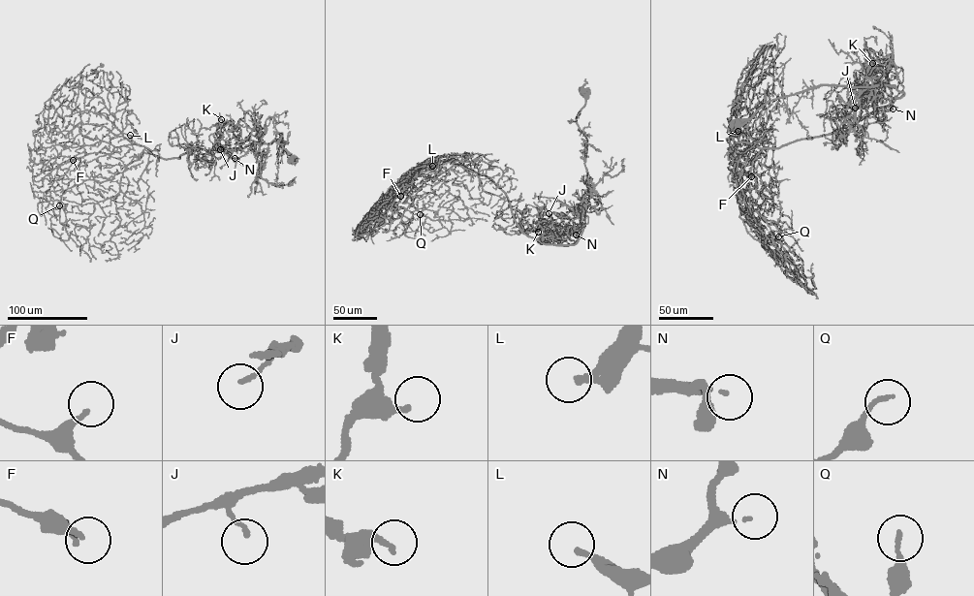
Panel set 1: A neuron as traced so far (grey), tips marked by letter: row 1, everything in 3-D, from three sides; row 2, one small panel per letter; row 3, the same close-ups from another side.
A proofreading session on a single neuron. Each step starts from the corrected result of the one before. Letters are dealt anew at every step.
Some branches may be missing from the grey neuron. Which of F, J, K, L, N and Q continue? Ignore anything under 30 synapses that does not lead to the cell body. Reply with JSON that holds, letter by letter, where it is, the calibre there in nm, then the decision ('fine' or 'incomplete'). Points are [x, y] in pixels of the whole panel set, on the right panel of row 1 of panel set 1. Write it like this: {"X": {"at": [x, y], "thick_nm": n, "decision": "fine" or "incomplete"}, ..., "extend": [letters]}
{"F": {"at": [751, 176], "thick_nm": 260, "decision": "fine"}, "J": {"at": [855, 108], "thick_nm": 130, "decision": "fine"}, "K": {"at": [872, 63], "thick_nm": 190, "decision": "fine"}, "L": {"at": [738, 131], "thick_nm": 240, "decision": "fine"}, "N": {"at": [893, 109], "thick_nm": 110, "decision": "incomplete"}, "Q": {"at": [778, 236], "thick_nm": 120, "decision": "fine"}, "extend": ["N"]}

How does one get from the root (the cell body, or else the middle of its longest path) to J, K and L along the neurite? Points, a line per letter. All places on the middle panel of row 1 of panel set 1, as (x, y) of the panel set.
J: (582, 90), (576, 119), (586, 140), (588, 202), (575, 244), (551, 240), (549, 213)
K: (582, 90), (585, 104), (576, 119), (587, 146), (584, 227), (573, 244), (548, 241), (538, 232)
L: (582, 90), (588, 202), (574, 244), (522, 234), (485, 175), (432, 166)

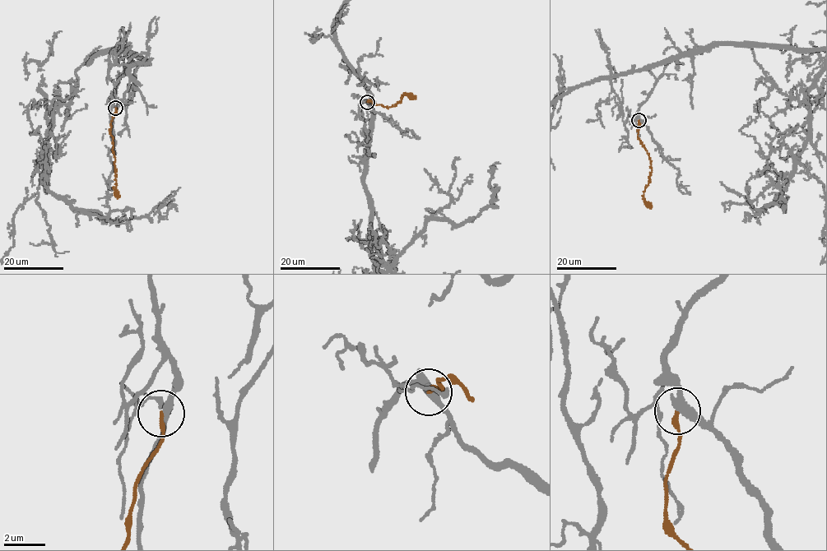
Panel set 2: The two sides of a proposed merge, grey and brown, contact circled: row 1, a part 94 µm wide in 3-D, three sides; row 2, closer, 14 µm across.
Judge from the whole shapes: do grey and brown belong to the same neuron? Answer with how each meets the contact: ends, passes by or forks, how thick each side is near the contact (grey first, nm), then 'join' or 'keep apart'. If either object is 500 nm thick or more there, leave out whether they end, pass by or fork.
grey passes by; brown ends; calibres 360 and 200 nm; keep apart

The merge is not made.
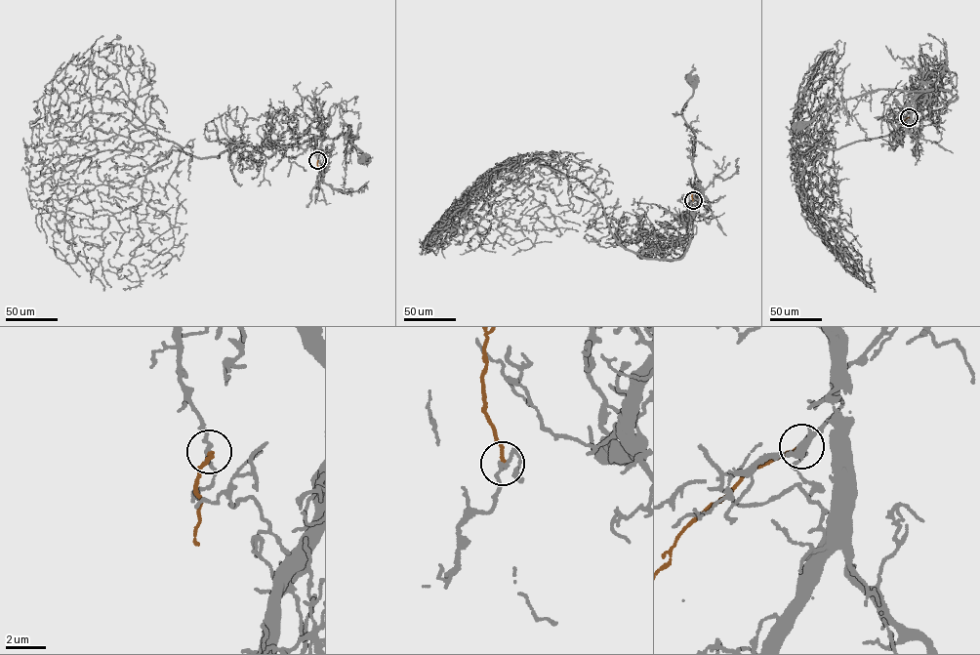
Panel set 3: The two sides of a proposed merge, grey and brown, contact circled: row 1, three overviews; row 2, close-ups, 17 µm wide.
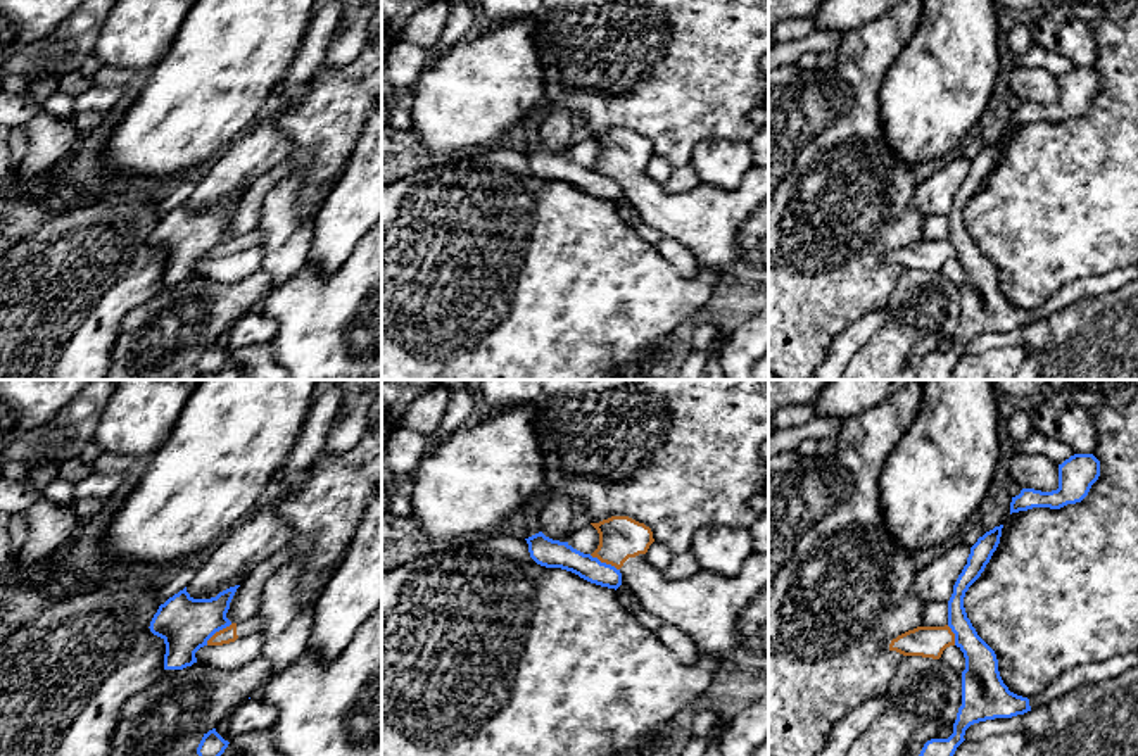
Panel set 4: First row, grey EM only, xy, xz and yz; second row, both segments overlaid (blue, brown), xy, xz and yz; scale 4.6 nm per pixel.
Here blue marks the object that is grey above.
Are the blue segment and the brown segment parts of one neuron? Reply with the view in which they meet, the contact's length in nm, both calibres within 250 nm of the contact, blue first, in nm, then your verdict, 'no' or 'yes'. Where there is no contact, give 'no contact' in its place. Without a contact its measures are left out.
xz | 160 nm | 130/200 nm | no

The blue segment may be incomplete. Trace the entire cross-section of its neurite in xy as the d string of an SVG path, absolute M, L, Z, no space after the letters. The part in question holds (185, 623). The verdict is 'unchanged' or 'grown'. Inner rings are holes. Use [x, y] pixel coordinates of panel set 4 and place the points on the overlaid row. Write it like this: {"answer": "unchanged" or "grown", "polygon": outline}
{"answer": "unchanged", "polygon": "M240 585L211 599L193 599L187 587L159 606L150 632L166 644L164 670L183 670L197 663L195 652L219 630L231 625L226 618Z"}

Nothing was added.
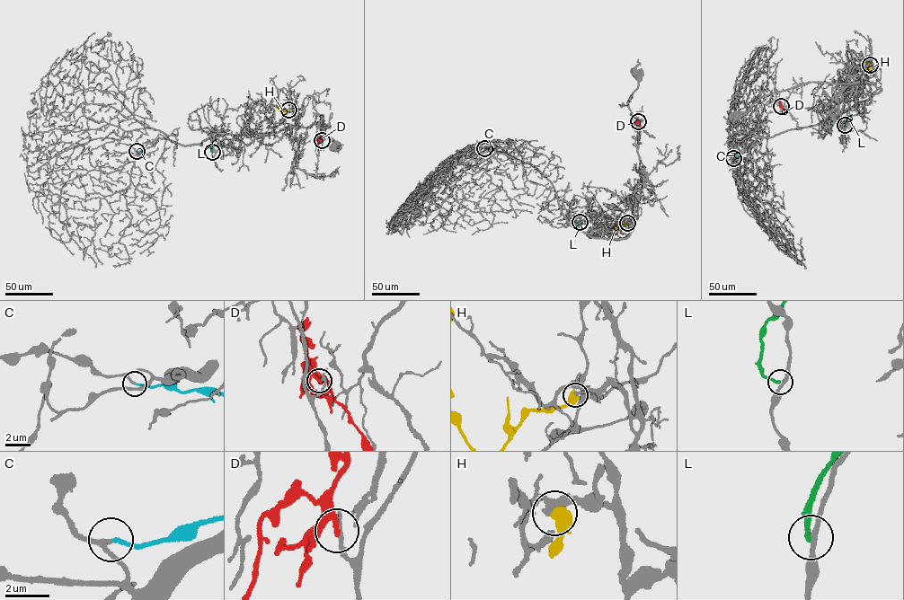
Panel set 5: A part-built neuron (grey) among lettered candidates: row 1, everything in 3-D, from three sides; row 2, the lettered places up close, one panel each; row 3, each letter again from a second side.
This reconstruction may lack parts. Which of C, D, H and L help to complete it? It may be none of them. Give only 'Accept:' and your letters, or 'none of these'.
Accept: C, H

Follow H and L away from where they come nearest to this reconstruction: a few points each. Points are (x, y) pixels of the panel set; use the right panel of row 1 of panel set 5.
H: (870, 64), (869, 71), (871, 62), (865, 60)
L: (845, 125), (852, 114)

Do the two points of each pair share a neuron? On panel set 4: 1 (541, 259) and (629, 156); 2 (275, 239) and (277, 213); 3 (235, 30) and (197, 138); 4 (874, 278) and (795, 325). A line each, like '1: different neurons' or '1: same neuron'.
1: different neurons
2: same neuron
3: same neuron
4: same neuron

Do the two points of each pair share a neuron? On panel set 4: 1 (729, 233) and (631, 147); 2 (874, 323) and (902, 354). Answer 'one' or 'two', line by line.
1: one
2: two

